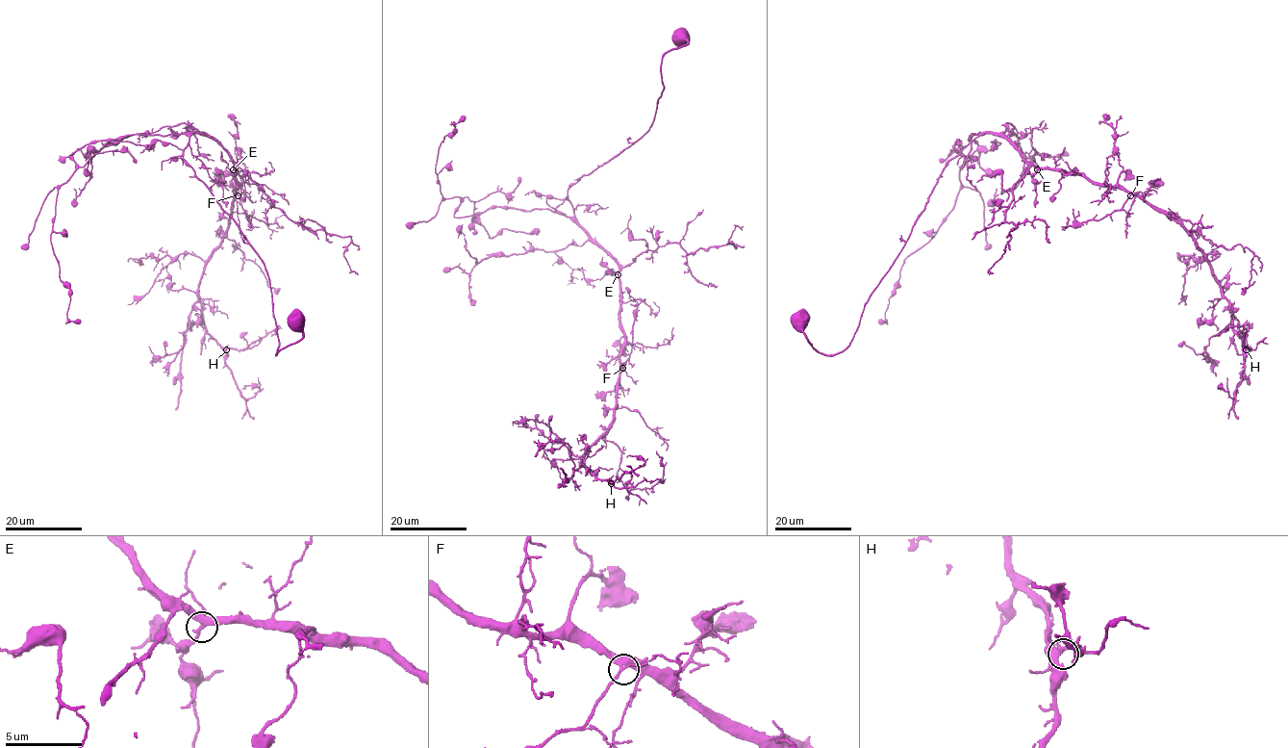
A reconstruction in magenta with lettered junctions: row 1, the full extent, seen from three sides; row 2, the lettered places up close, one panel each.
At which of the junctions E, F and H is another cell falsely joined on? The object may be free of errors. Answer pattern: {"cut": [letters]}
{"cut": []}

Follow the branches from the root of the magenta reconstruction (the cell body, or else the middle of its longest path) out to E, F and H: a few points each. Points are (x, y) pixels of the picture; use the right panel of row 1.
E: (798, 319), (820, 352), (849, 344), (943, 169), (981, 135), (1002, 135), (1037, 170)
F: (798, 319), (820, 352), (849, 344), (943, 169), (981, 135), (1002, 135), (1037, 167), (1130, 195)
H: (798, 319), (820, 352), (841, 352), (943, 169), (1000, 134), (1037, 167), (1166, 212), (1246, 349)

